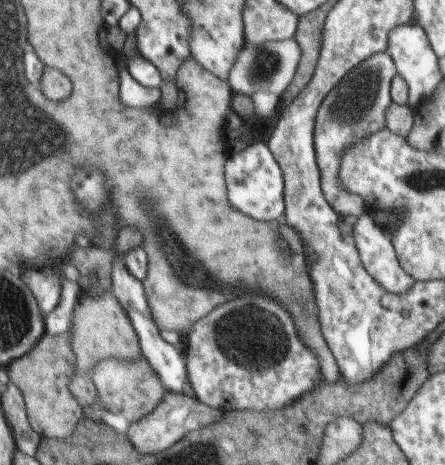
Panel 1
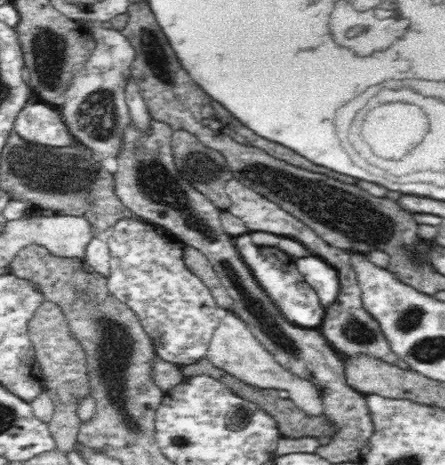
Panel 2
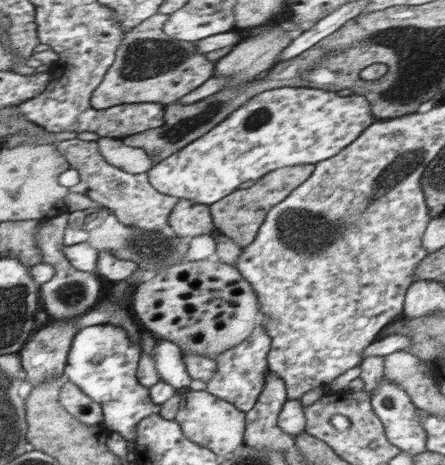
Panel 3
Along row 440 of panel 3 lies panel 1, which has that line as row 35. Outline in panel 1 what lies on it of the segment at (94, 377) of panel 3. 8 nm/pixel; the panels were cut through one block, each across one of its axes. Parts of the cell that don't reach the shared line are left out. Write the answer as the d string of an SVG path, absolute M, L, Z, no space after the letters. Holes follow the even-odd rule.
M135 6L127 8L127 14L119 18L119 28L125 32L125 42L123 42L123 56L127 60L127 72L129 76L139 82L145 88L161 88L165 84L165 80L161 78L159 70L155 68L155 64L151 64L151 60L141 58L139 50L137 50L137 42L135 42L135 32L141 24L141 14Z

